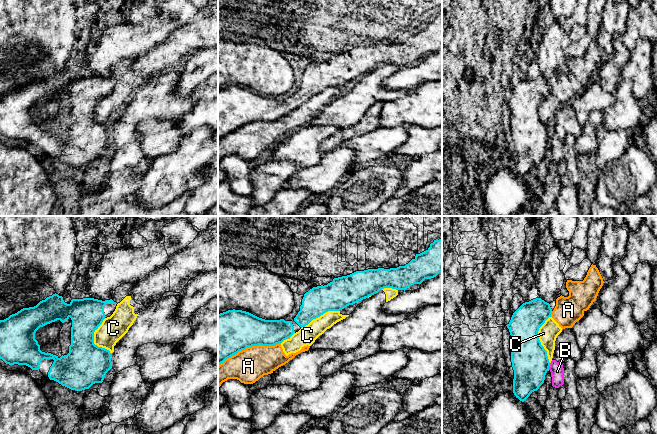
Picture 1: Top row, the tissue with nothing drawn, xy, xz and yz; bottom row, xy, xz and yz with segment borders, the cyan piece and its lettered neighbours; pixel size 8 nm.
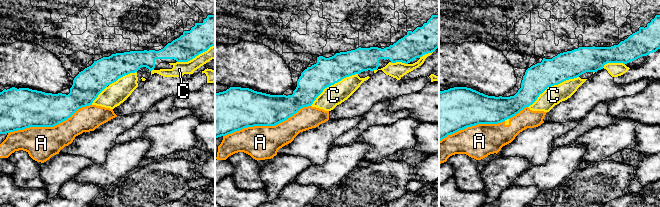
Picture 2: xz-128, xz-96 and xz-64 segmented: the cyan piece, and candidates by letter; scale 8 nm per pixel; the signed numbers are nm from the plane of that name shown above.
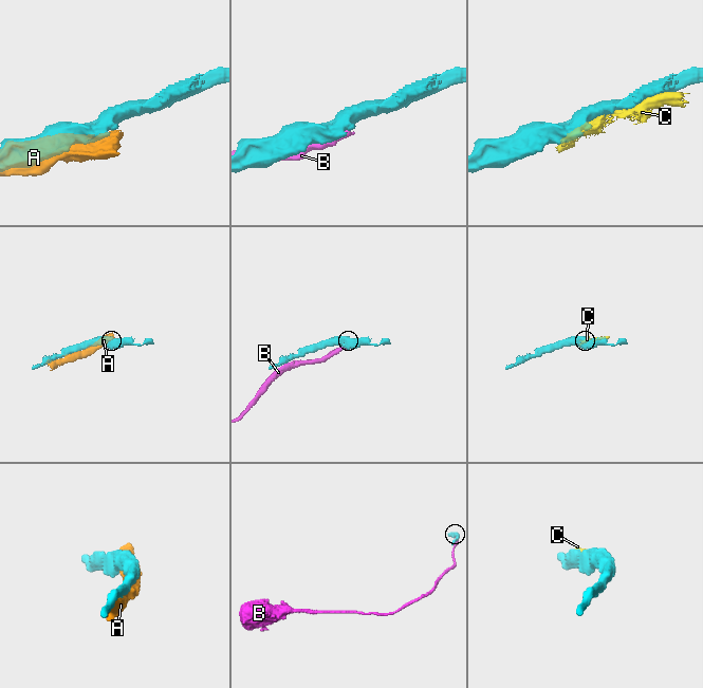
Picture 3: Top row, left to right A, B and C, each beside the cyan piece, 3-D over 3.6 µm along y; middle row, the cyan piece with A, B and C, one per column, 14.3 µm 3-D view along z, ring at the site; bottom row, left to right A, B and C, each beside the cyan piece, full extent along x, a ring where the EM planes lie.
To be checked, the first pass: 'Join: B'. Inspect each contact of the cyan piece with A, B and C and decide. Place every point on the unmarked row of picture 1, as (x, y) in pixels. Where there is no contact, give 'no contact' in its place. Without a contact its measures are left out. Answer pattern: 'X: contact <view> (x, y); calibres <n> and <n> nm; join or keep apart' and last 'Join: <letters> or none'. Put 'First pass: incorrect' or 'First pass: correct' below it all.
A: contact xz (249, 122); calibres 360 and 280 nm; keep apart
B: contact yz (549, 142); calibres 300 and 110 nm; keep apart
C: contact yz (538, 115); calibres 300 and 160 nm; keep apart
Join: none
First pass: incorrect

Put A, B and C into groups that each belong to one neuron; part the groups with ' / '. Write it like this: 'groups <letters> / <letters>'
groups A / B C

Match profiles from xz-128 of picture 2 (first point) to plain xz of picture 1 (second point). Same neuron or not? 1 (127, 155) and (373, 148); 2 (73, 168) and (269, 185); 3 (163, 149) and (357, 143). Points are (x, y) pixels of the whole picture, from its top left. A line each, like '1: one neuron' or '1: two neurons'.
1: two neurons
2: one neuron
3: one neuron

